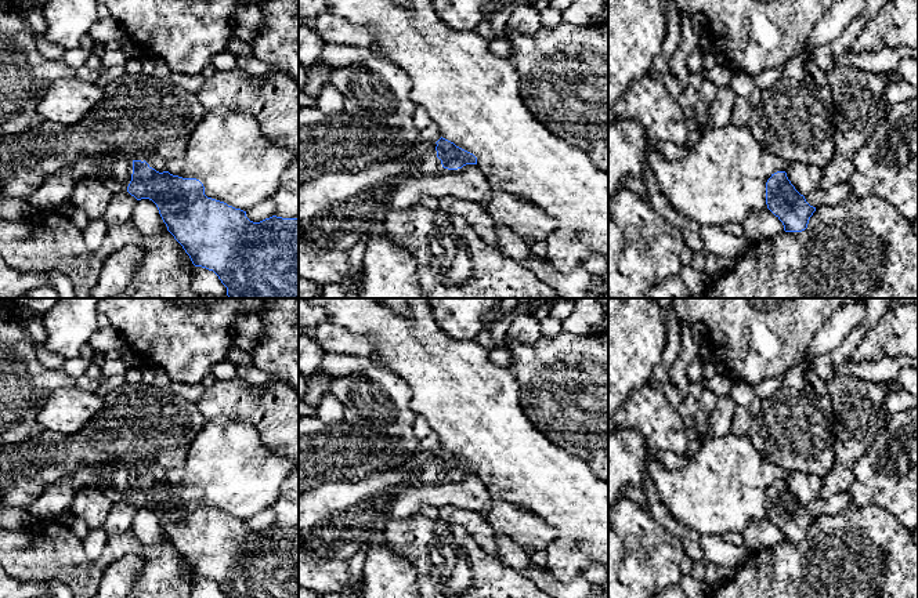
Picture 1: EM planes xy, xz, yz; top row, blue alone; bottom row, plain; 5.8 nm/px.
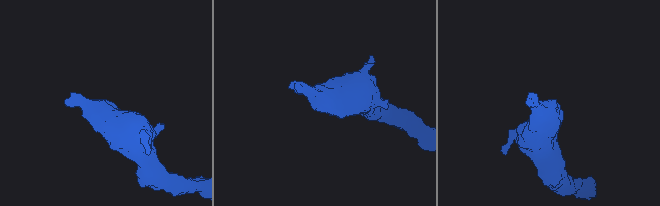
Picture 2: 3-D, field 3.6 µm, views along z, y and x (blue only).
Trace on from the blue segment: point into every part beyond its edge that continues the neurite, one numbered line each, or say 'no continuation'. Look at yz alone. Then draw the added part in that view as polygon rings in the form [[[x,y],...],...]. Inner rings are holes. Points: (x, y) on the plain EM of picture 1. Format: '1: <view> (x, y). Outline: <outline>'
1: yz (805, 486). Outline: [[[788,471],[787,486],[800,504],[818,499],[823,479],[814,474]]]

